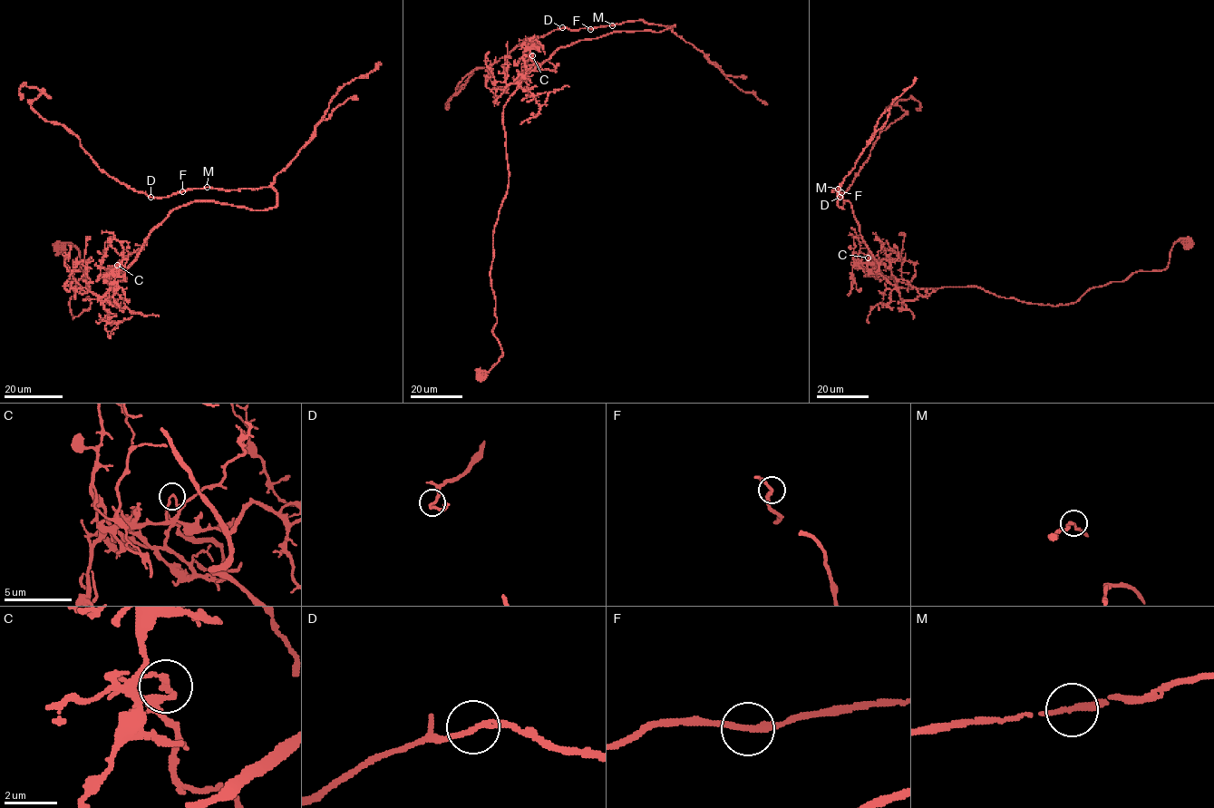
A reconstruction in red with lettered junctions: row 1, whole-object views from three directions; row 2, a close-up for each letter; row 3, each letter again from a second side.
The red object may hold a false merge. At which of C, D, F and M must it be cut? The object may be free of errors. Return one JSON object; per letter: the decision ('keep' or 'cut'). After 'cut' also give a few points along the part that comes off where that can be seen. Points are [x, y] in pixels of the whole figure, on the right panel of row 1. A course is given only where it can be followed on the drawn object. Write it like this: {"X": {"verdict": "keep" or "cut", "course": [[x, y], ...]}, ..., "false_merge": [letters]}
{"C": {"verdict": "cut", "course": [[868, 257], [866, 262], [852, 267], [851, 277], [857, 289], [861, 289]]}, "D": {"verdict": "keep"}, "F": {"verdict": "keep"}, "M": {"verdict": "keep"}, "false_merge": ["C"]}

